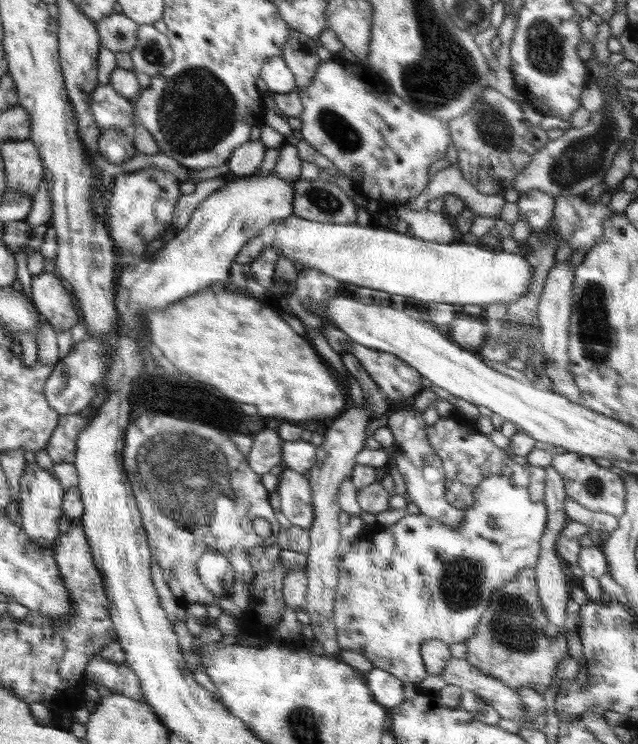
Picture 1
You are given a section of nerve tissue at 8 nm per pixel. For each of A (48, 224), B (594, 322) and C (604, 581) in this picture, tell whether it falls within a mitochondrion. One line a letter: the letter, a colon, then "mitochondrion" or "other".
A: other
B: mitochondrion
C: other

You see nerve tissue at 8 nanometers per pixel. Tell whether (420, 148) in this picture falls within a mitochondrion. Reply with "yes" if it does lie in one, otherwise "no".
no

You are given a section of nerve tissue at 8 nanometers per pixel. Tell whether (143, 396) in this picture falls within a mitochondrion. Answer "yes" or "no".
no

